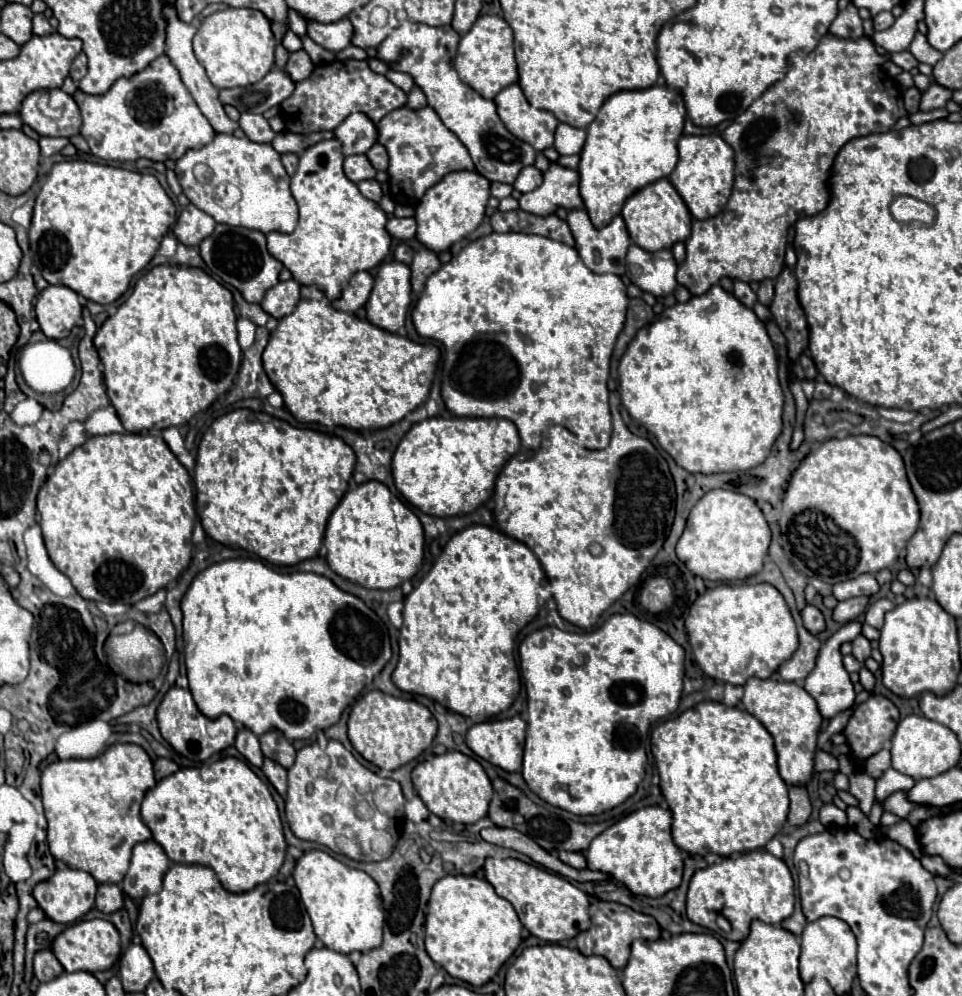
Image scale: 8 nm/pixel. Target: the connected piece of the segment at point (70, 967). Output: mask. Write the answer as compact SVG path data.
M81 920L71 924L67 930L63 930L51 944L51 950L55 952L57 960L63 964L65 972L99 972L109 970L121 956L121 938L117 928L109 920Z

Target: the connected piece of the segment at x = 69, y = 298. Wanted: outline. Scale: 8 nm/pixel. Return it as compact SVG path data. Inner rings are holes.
M47 286L39 298L37 298L37 304L35 304L35 314L37 314L37 322L39 322L39 328L43 330L43 334L51 340L61 340L61 338L67 338L71 328L81 320L81 304L79 304L79 296L67 288L67 286Z

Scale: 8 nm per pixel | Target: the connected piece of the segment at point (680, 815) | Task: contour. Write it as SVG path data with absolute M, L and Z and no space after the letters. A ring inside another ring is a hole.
M713 700L699 702L697 706L685 710L681 716L671 718L671 720L653 728L653 732L651 732L651 752L653 752L653 758L655 758L659 776L661 776L661 792L663 792L663 796L669 804L669 810L673 814L673 840L681 850L685 850L689 854L699 854L699 856L705 856L709 852L719 854L719 856L731 856L733 852L757 850L757 848L763 848L779 832L779 828L785 824L787 812L789 812L789 796L787 796L787 786L777 772L777 754L775 754L775 748L773 748L773 736L747 710L729 708L723 702L713 702Z

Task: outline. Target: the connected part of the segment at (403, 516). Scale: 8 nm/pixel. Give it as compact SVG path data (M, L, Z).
M365 482L349 490L333 510L327 532L327 564L341 578L373 590L391 590L411 580L423 562L423 526L419 518L381 482Z

